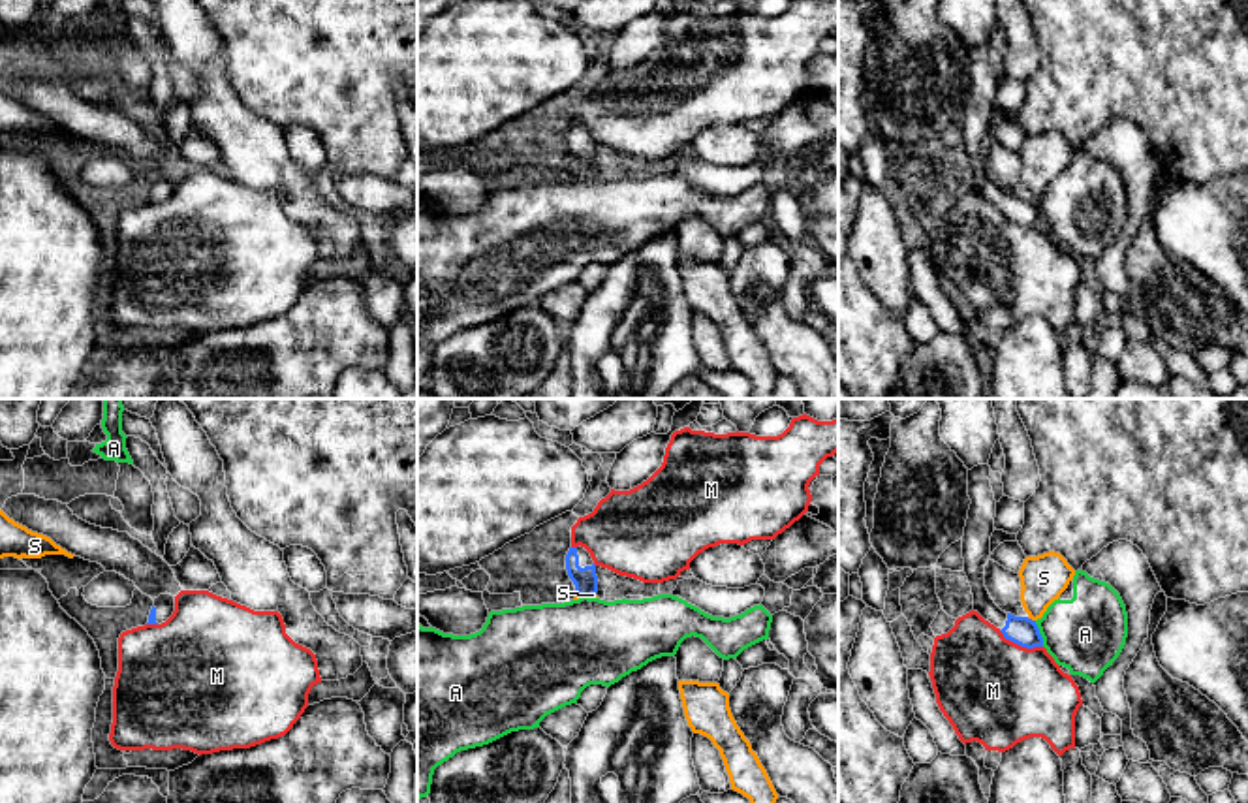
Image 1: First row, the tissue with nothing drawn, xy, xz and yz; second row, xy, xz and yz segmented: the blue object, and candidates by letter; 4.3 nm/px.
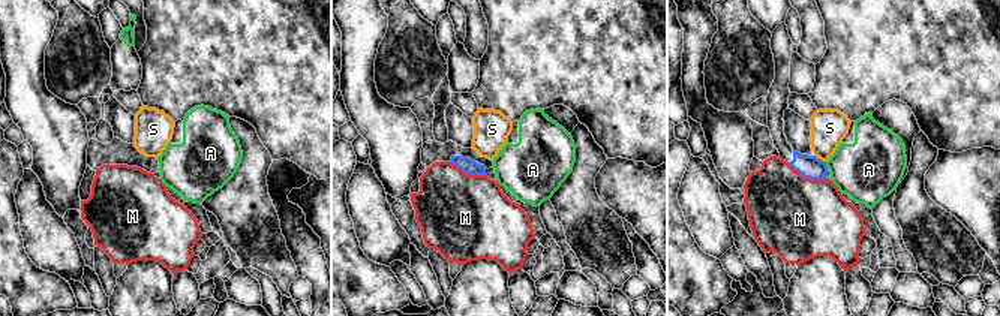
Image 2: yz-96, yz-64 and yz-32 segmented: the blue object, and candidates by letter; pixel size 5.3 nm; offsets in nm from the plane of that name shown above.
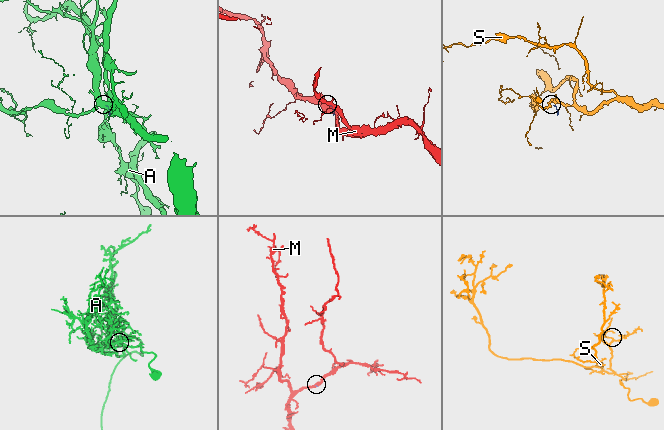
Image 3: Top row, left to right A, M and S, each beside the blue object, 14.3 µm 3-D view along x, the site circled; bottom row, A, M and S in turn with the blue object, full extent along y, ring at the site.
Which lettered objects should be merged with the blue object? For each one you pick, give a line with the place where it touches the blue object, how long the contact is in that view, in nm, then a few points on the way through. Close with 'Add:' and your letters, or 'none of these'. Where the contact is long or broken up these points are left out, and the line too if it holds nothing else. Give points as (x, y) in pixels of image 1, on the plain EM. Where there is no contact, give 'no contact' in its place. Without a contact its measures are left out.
Add: none of these

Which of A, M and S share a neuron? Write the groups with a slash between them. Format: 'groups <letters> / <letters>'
groups A / M / S

